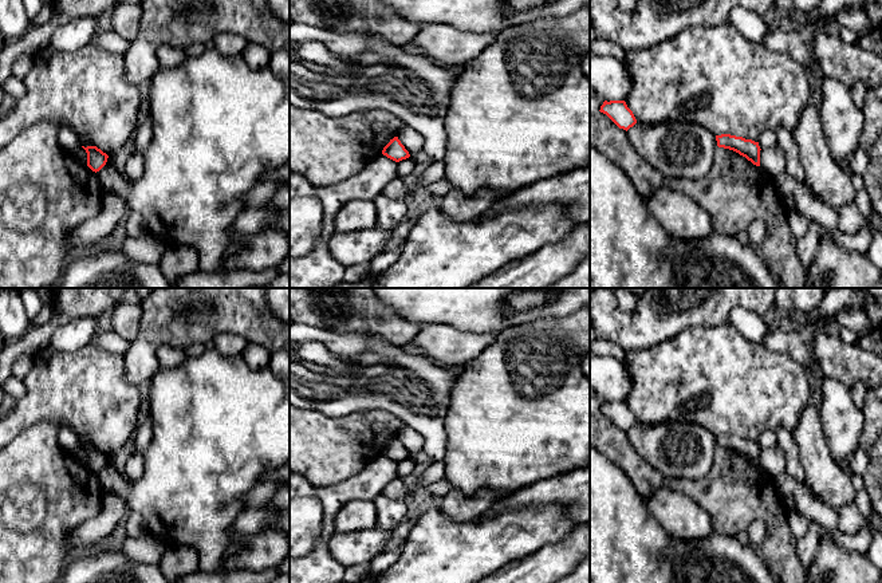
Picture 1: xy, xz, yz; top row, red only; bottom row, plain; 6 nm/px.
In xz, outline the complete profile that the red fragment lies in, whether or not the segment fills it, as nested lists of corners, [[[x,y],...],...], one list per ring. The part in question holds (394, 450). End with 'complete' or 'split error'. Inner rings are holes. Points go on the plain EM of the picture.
[[[398,437],[390,440],[390,442],[383,448],[382,454],[395,462],[399,462],[410,457],[409,452],[401,444]]]; complete

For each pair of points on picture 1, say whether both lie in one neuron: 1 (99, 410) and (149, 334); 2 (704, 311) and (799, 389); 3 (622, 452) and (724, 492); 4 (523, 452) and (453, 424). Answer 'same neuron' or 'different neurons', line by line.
1: different neurons
2: different neurons
3: different neurons
4: same neuron

